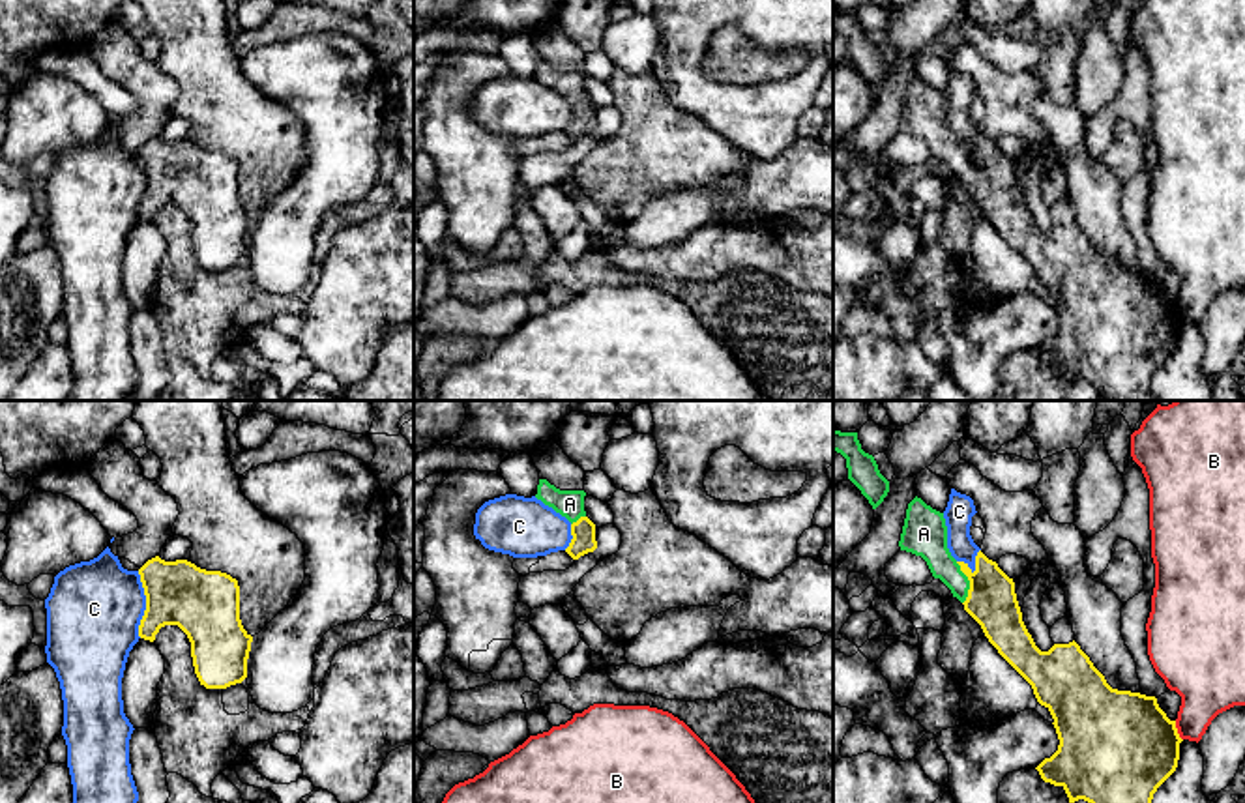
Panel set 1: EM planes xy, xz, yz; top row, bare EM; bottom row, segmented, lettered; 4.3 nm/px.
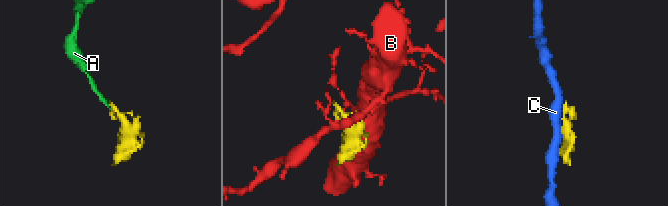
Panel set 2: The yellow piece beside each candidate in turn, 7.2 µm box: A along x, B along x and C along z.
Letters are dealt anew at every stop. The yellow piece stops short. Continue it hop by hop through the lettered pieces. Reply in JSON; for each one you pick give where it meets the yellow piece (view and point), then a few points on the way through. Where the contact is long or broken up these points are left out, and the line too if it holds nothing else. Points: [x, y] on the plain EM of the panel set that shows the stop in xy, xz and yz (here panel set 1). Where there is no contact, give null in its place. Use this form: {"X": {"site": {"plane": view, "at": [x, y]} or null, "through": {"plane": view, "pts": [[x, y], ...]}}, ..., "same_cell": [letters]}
{"A": {"site": {"plane": "yz", "at": [970, 163]}, "through": {"plane": "yz", "pts": [[991, 182], [970, 163], [929, 122]]}}, "same_cell": ["A"]}

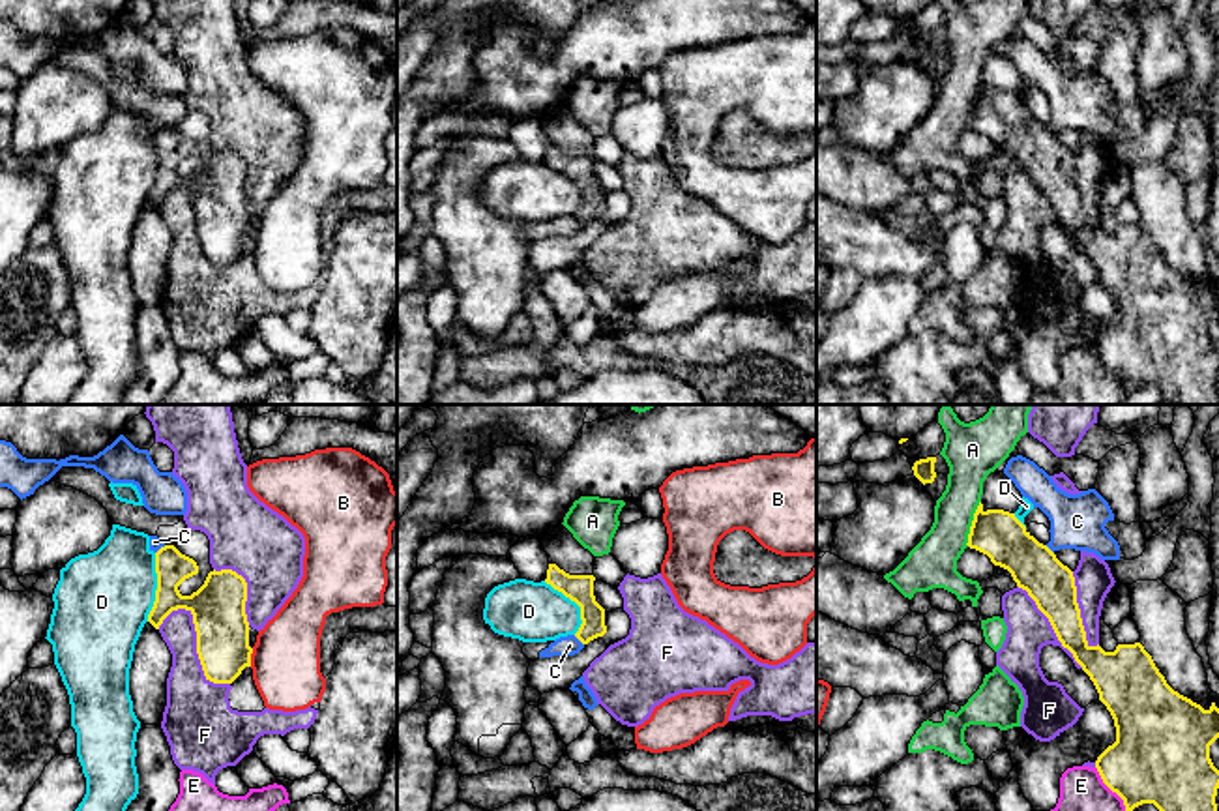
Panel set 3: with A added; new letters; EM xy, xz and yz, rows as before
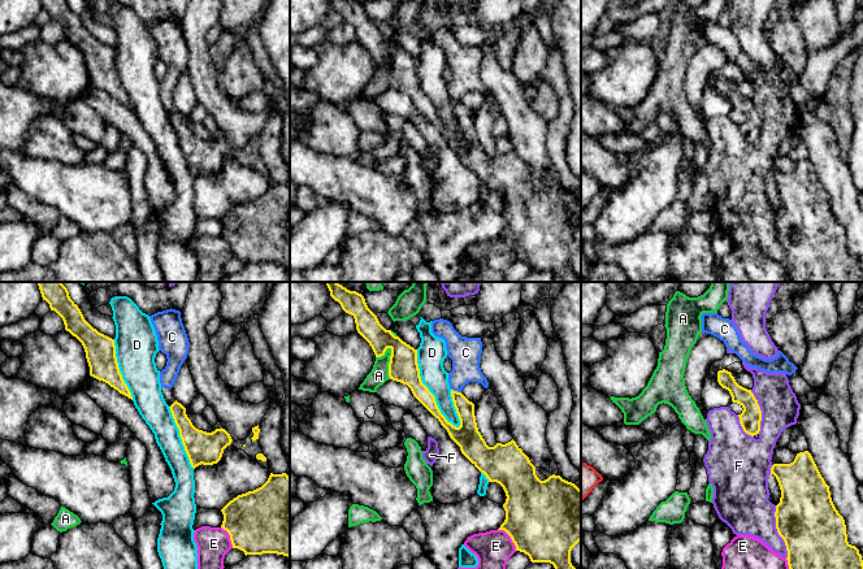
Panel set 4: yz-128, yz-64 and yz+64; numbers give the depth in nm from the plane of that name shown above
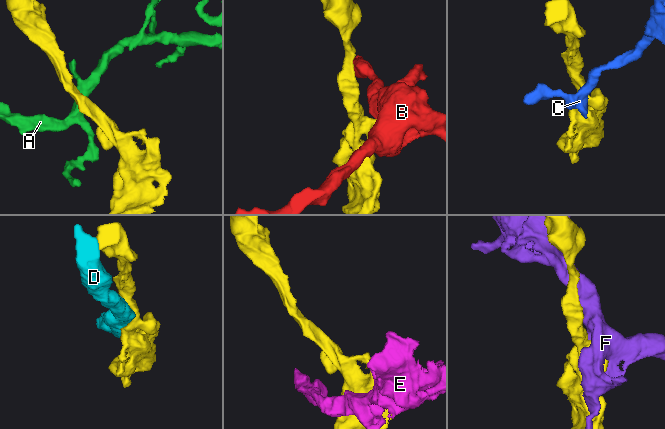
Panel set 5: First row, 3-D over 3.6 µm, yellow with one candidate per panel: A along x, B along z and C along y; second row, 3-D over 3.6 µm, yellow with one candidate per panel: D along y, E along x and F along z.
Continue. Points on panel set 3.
{"same_cell": []}

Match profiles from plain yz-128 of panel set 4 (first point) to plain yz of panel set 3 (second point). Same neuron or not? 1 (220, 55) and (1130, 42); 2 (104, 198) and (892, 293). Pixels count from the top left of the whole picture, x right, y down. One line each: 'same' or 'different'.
1: same
2: different

